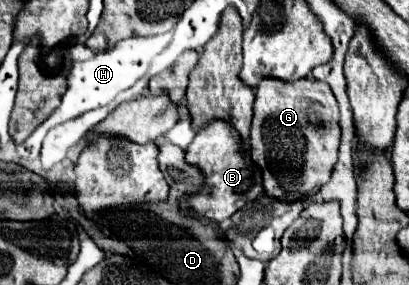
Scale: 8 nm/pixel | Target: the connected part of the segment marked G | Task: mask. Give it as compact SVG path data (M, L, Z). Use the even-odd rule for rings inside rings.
M263 78L257 86L255 106L253 106L253 124L251 124L251 156L255 164L263 170L265 194L279 200L299 200L311 198L329 178L337 162L339 148L339 110L331 88L325 82L315 78L301 78L299 82L279 82L279 78Z

